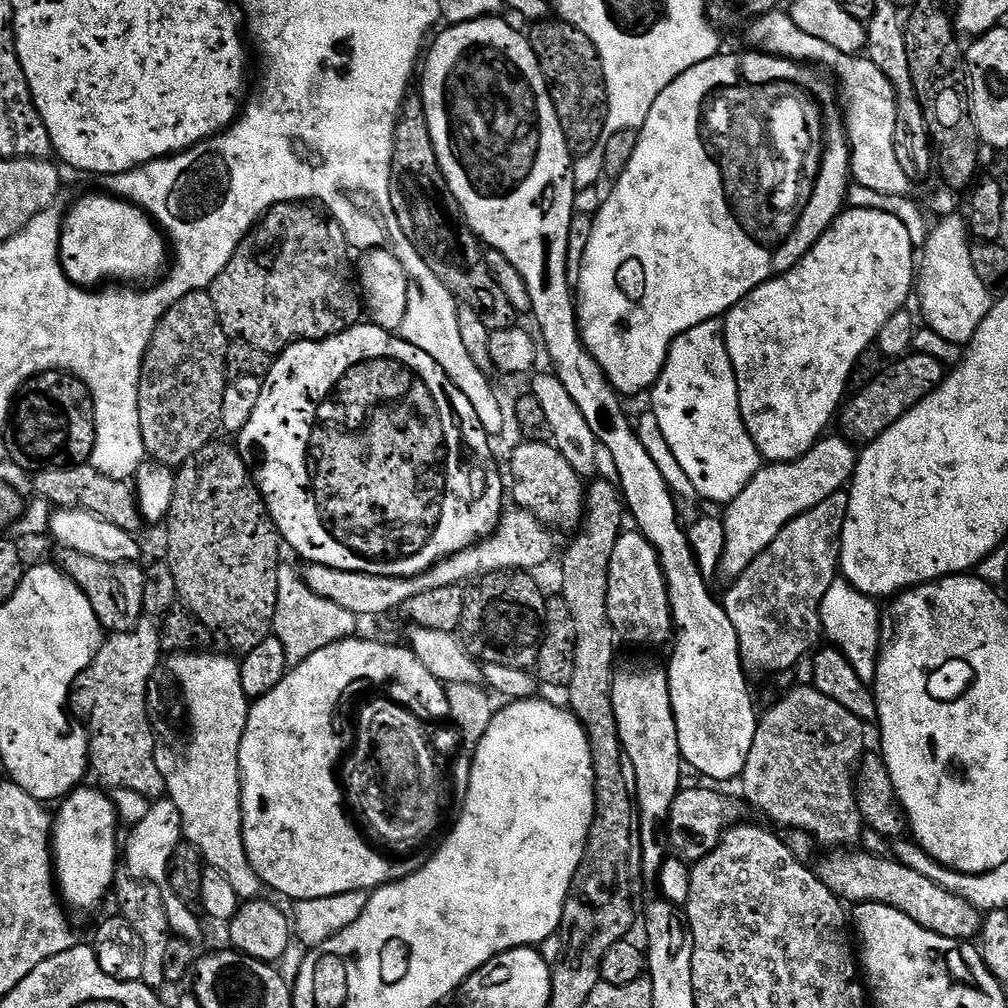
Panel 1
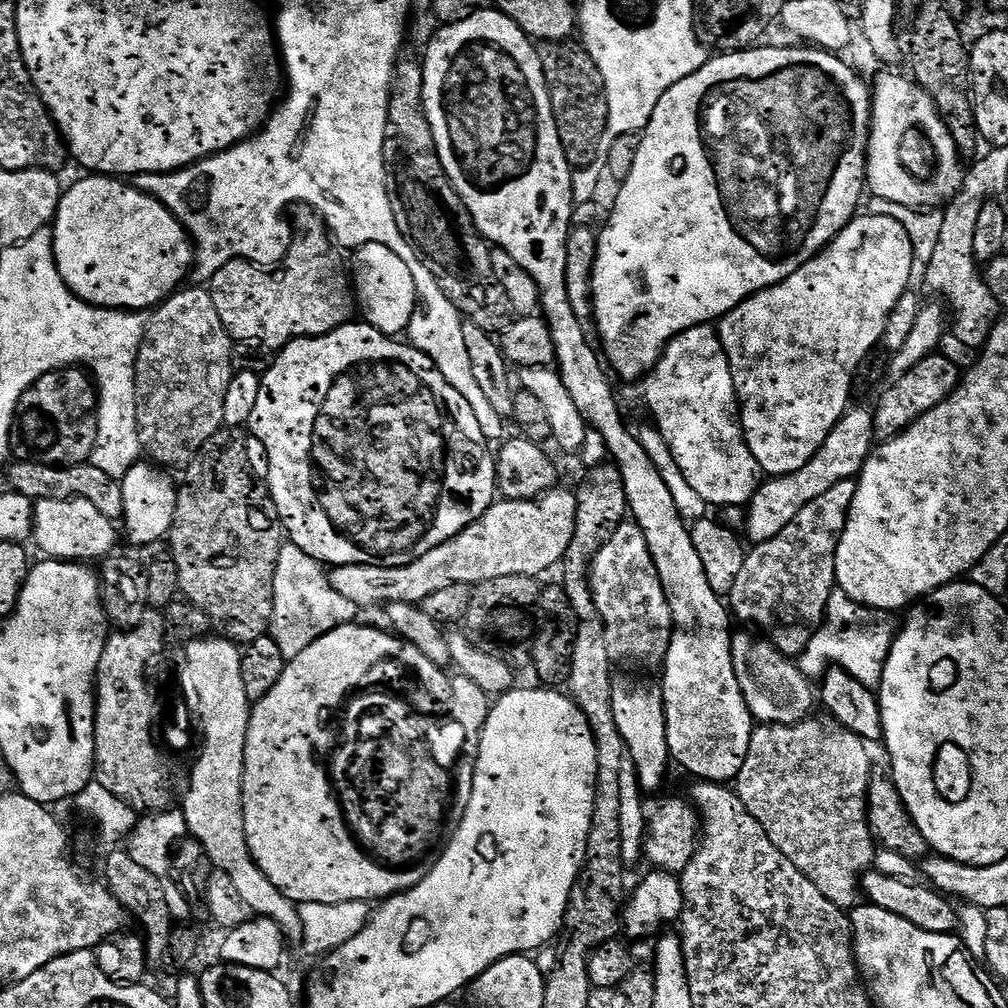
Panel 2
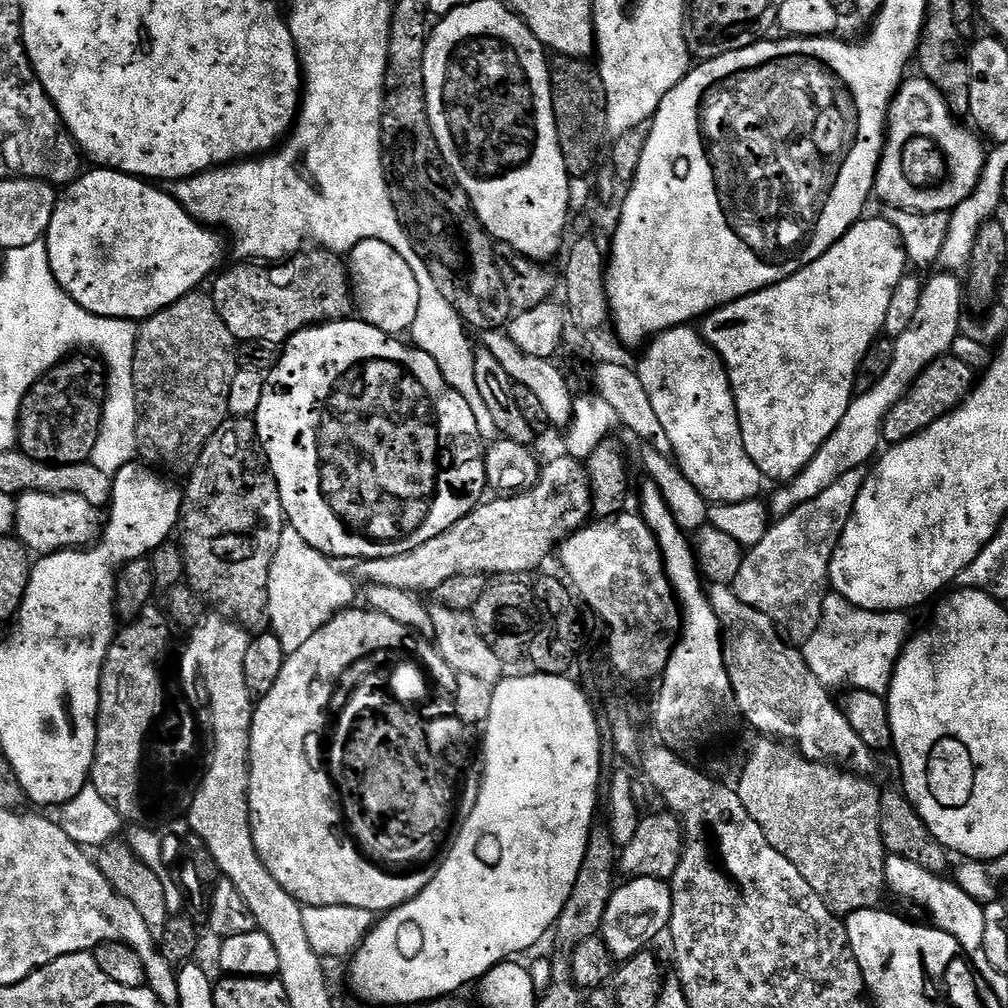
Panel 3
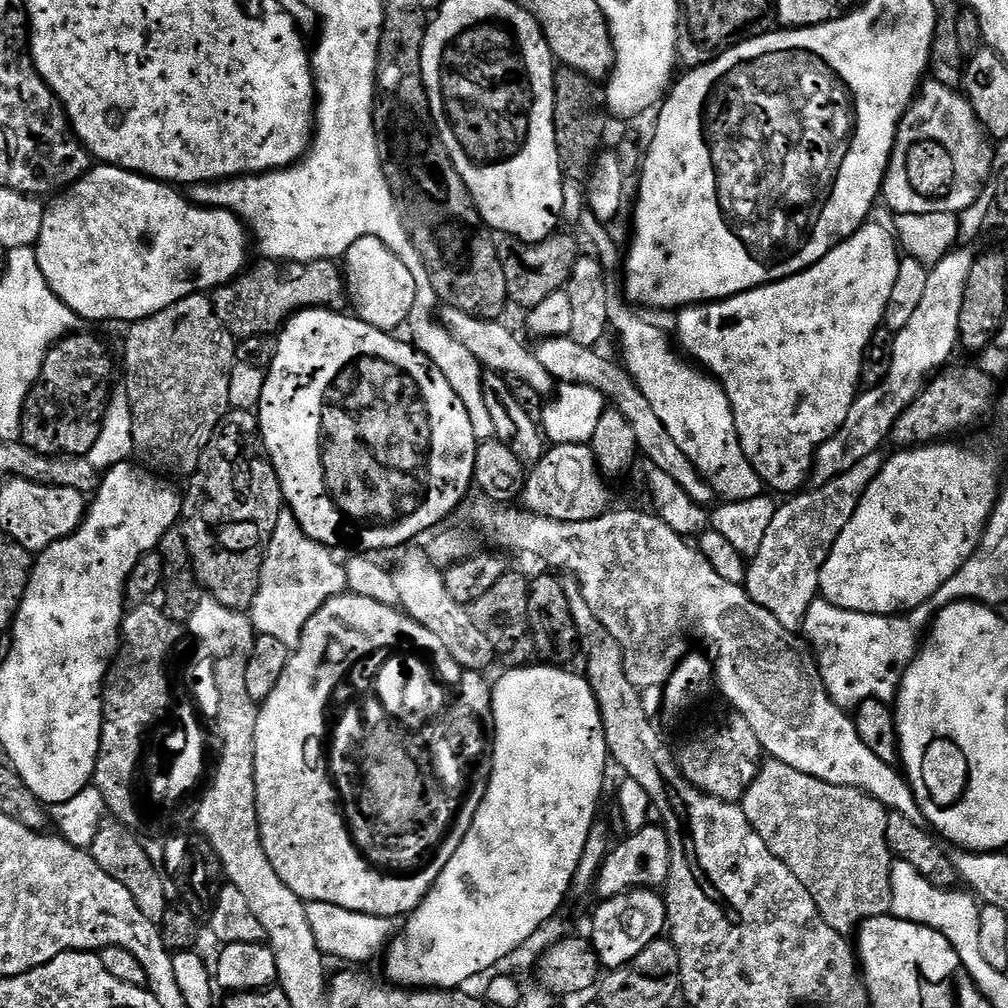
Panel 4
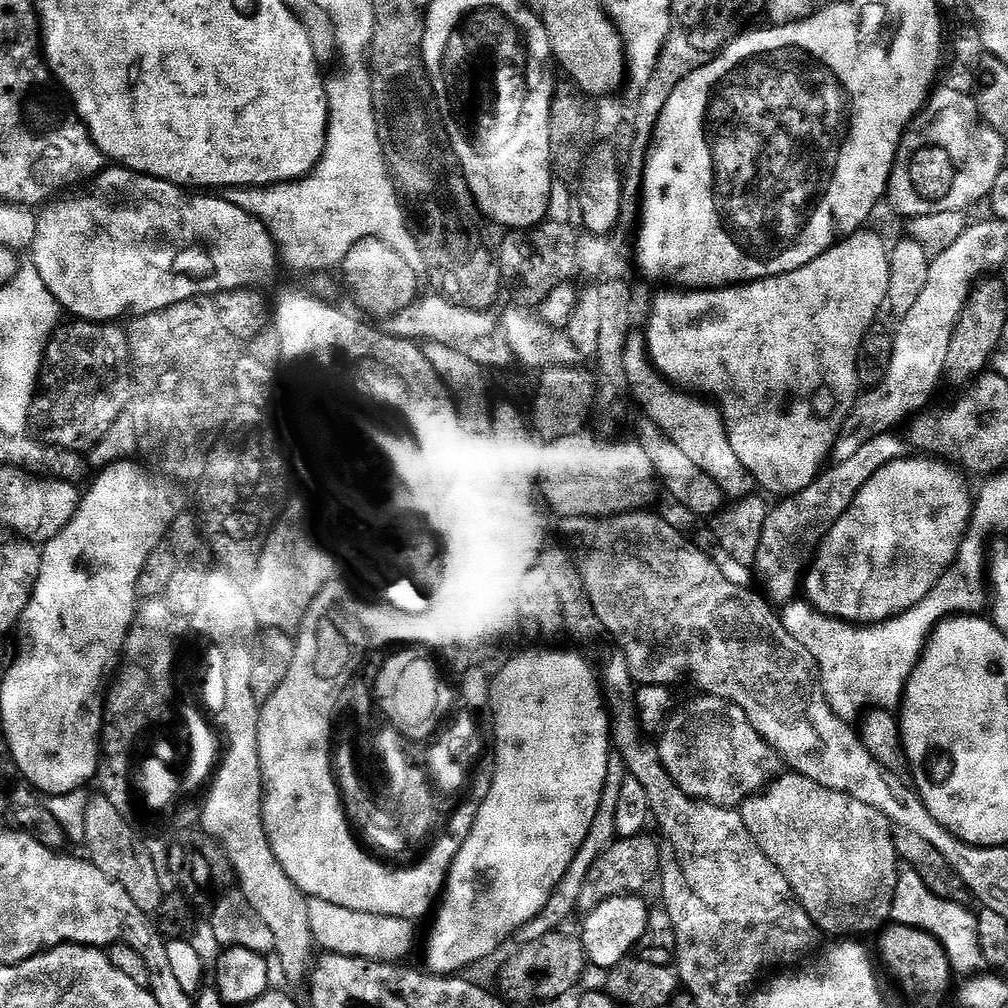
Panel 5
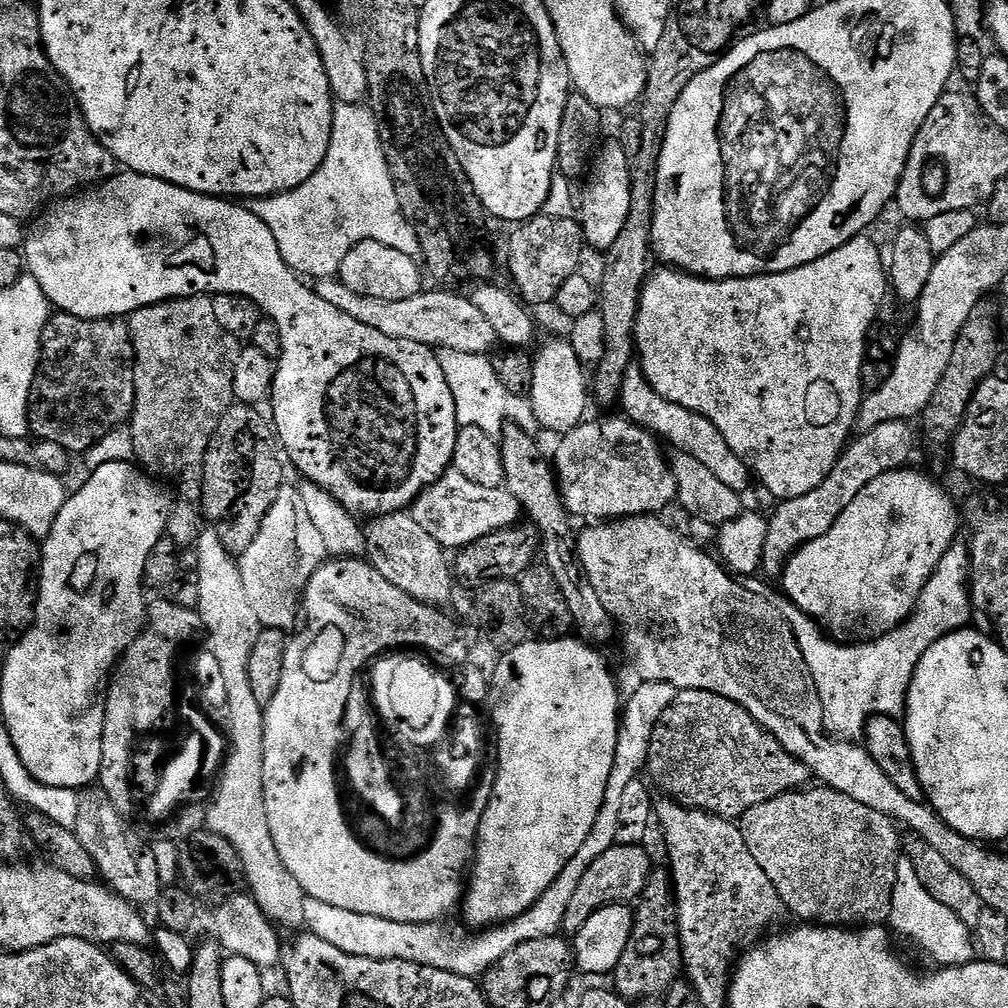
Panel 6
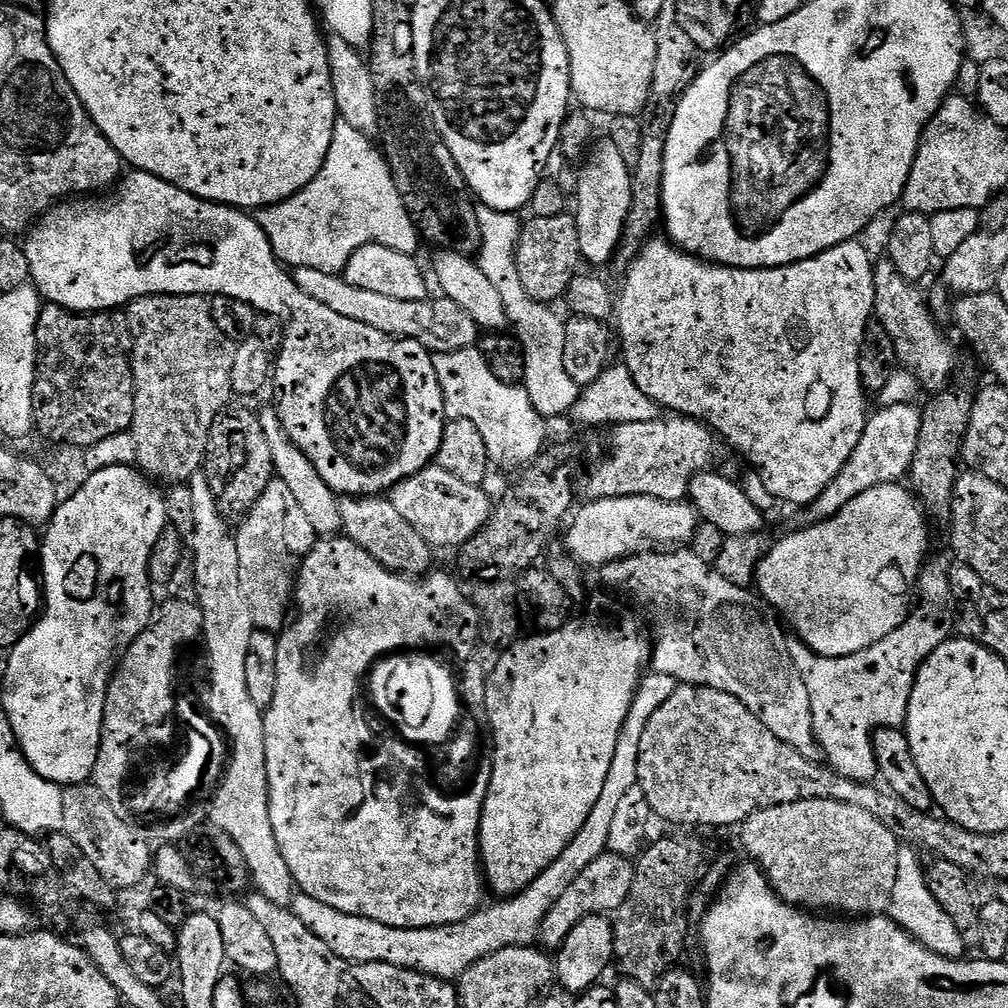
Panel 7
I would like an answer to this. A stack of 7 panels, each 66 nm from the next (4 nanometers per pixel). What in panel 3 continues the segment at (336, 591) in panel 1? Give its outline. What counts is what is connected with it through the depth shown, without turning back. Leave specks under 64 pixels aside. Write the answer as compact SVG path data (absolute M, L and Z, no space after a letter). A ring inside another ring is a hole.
M567 454L545 463L540 469L540 481L530 491L492 499L496 500L477 504L466 518L438 534L438 538L430 538L430 542L418 546L418 550L410 550L410 554L359 561L355 575L361 581L364 579L365 585L377 584L423 594L435 588L436 591L443 589L450 578L459 576L491 578L515 572L528 574L547 558L552 543L554 548L564 537L580 531L593 515L588 469Z

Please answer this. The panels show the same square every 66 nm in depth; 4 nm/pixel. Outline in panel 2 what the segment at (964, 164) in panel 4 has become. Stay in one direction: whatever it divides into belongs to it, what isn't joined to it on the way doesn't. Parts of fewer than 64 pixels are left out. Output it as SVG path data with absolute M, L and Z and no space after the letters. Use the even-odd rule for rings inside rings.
M880 70L884 72L880 72L876 76L876 81L871 81L870 91L872 93L872 126L868 133L868 174L866 177L866 188L869 193L875 199L885 200L886 202L898 202L898 206L910 206L911 208L919 208L921 210L936 210L941 206L944 206L951 202L959 191L962 190L964 175L966 173L965 165L960 165L960 160L962 160L962 153L958 150L958 146L954 142L954 138L950 134L950 130L946 126L946 122L942 117L940 117L940 111L938 110L938 106L934 102L934 98L930 94L926 94L926 90L921 88L919 84L913 82L907 75L899 76L896 73L896 70ZM911 128L921 128L924 131L925 136L928 137L929 144L932 145L932 150L935 156L935 164L936 164L936 176L932 176L929 180L920 180L924 178L917 178L913 173L908 171L906 166L902 166L902 154L900 151L902 150L902 134L906 134L906 130L910 130Z

